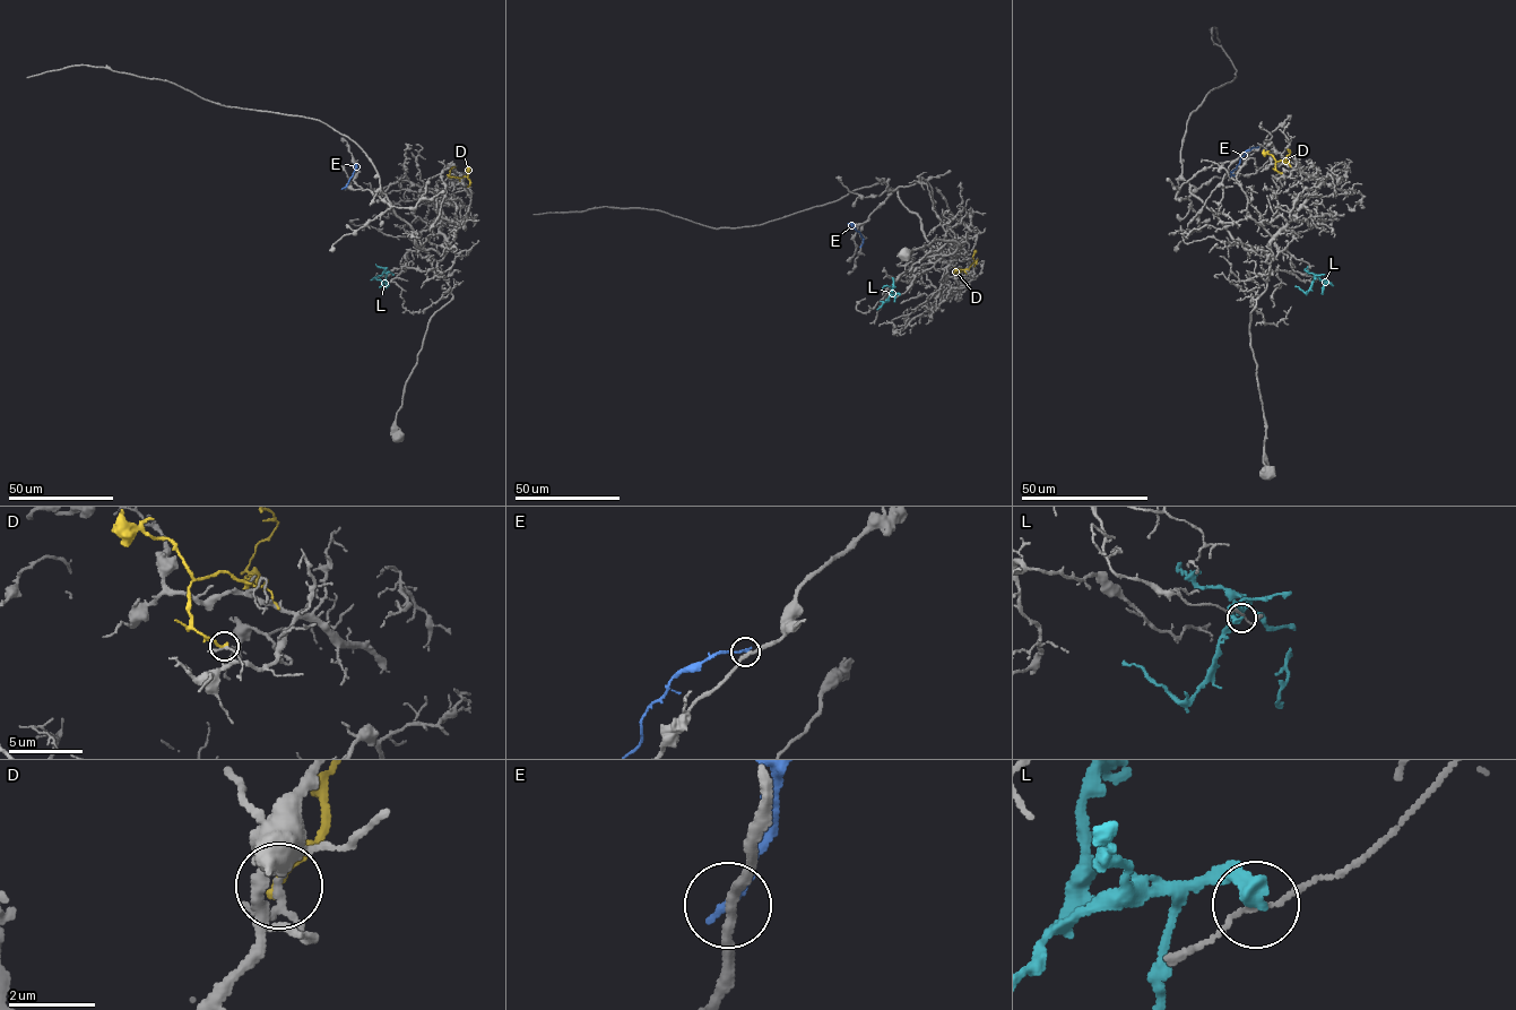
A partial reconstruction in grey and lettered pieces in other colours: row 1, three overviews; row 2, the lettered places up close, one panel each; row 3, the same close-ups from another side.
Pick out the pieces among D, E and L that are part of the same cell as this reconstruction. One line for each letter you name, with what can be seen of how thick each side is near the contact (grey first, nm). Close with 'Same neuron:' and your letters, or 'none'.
Same neuron: none

